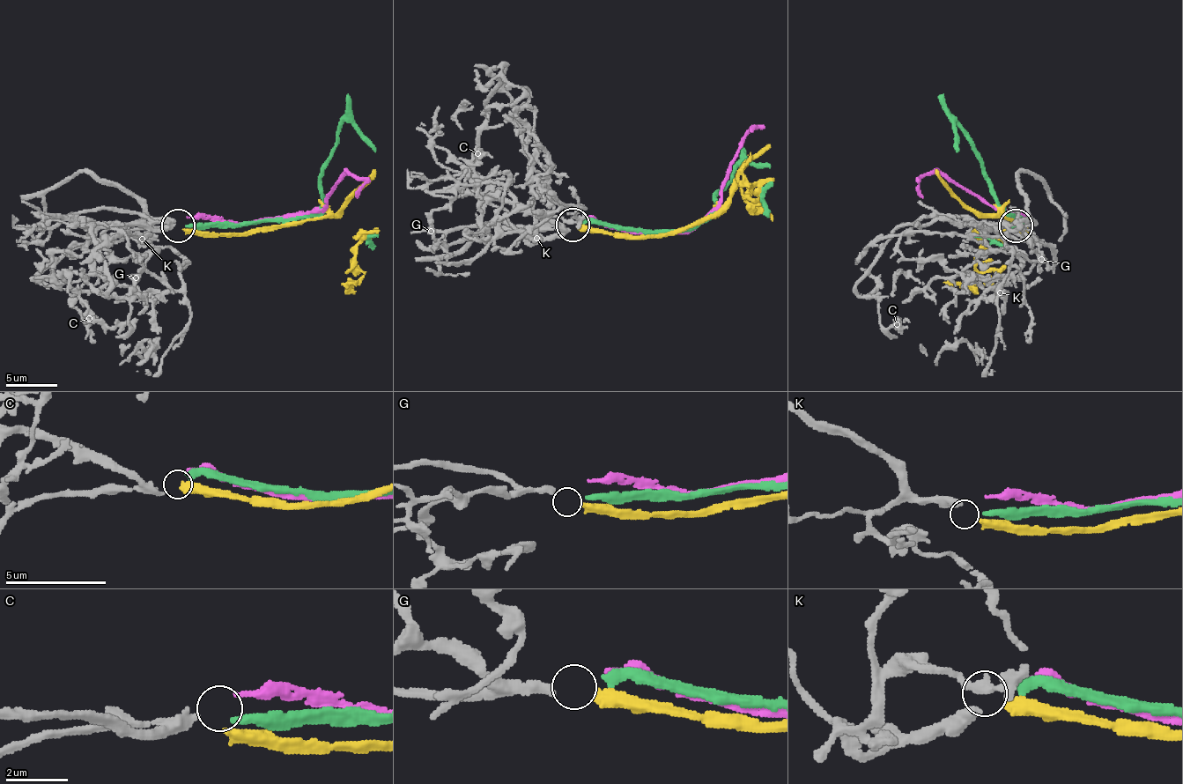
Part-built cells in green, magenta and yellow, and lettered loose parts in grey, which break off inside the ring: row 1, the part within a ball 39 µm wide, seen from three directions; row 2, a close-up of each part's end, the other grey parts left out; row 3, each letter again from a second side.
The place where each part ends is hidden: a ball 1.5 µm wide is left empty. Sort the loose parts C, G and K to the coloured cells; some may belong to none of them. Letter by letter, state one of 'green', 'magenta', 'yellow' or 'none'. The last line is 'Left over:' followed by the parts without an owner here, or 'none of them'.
C: green
G: yellow
K: none
Left over: K

